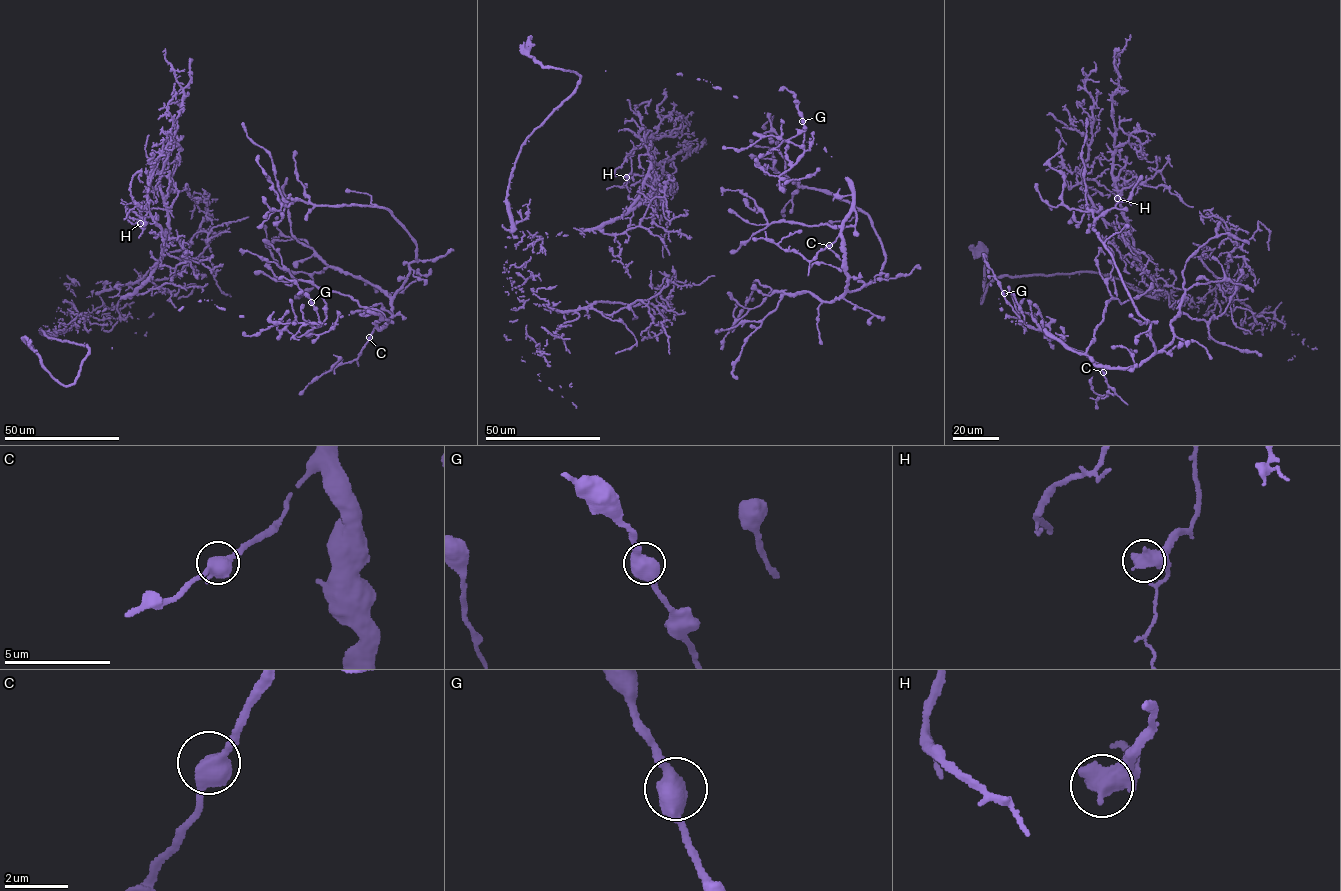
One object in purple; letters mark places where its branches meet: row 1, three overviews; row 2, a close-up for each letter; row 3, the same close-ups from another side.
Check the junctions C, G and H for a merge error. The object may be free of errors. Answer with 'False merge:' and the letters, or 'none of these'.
False merge: none of these

